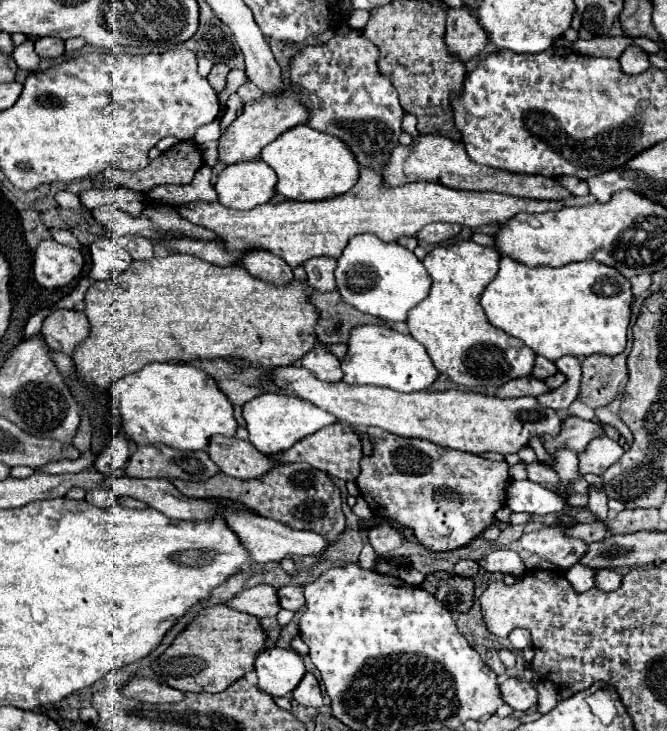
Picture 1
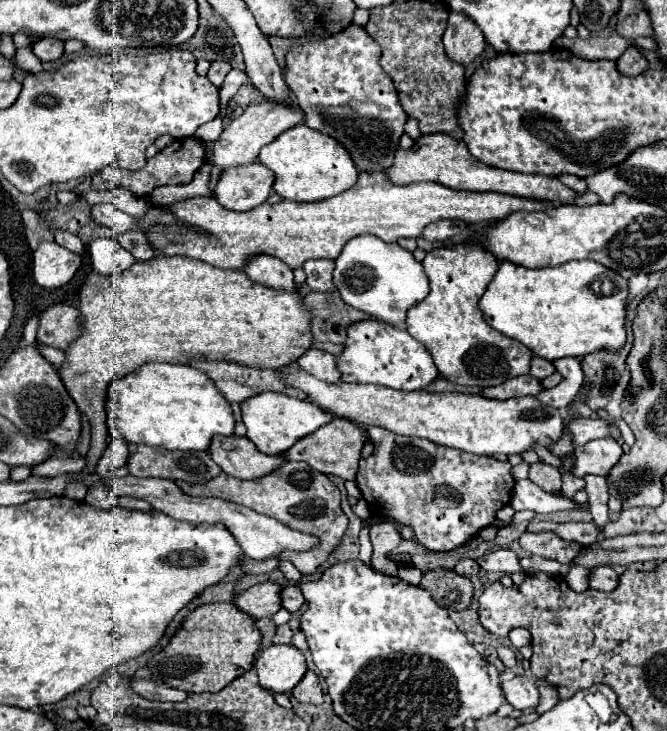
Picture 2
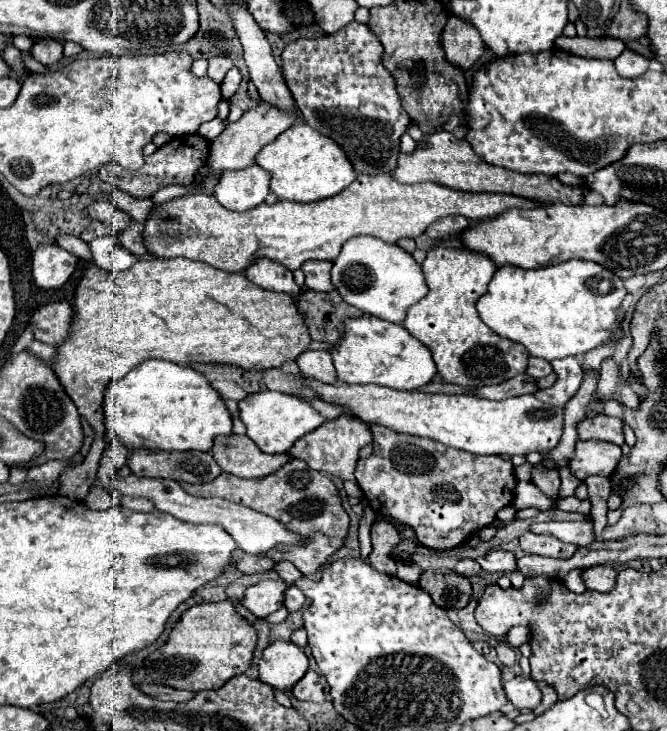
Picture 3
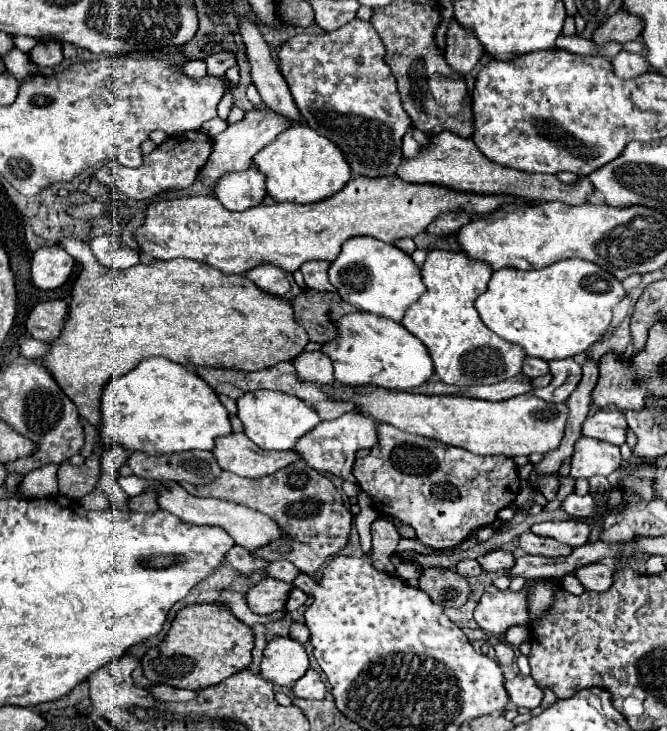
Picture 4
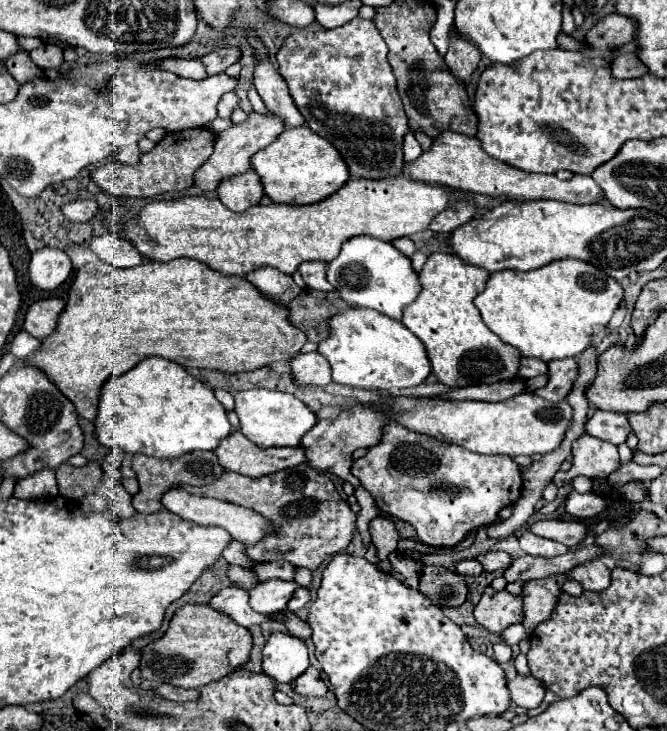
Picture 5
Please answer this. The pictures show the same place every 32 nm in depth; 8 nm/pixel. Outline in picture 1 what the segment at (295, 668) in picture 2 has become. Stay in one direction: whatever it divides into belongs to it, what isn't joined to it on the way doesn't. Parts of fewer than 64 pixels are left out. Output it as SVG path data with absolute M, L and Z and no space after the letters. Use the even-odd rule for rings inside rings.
M272 646L258 654L256 658L258 688L270 696L290 696L306 674L302 656L292 648Z

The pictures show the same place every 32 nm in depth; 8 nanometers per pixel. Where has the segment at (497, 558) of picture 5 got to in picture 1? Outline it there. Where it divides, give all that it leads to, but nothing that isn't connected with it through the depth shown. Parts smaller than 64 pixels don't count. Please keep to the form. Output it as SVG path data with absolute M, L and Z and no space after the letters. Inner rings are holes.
M494 550L478 560L478 564L488 572L502 574L524 574L524 564L514 550Z

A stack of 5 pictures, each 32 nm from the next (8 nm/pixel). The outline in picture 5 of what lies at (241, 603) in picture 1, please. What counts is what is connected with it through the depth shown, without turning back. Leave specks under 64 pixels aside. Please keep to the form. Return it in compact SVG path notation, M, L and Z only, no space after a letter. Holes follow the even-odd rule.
M266 580L250 590L250 606L260 614L282 612L282 610L286 610L288 600L292 598L294 590L298 590L298 588L300 586L294 580L290 580L290 582Z

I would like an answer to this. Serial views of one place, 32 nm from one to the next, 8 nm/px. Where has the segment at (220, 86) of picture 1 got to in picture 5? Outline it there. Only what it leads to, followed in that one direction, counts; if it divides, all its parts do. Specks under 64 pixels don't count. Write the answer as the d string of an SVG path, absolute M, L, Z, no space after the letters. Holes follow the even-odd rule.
M224 46L224 48L218 48L218 50L210 52L210 54L200 56L198 60L206 66L208 74L220 74L230 64L238 62L238 58L240 58L240 48L238 46Z

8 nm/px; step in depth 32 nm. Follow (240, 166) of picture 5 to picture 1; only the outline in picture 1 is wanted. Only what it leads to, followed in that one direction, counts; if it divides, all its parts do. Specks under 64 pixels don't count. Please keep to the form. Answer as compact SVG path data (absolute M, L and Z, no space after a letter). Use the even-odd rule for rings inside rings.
M286 84L286 90L280 96L262 96L260 100L248 102L244 106L244 112L226 128L226 132L218 140L218 160L224 166L256 160L260 150L276 140L282 132L290 130L292 126L304 124L308 120L308 112L300 108L300 100L296 100L296 88Z

